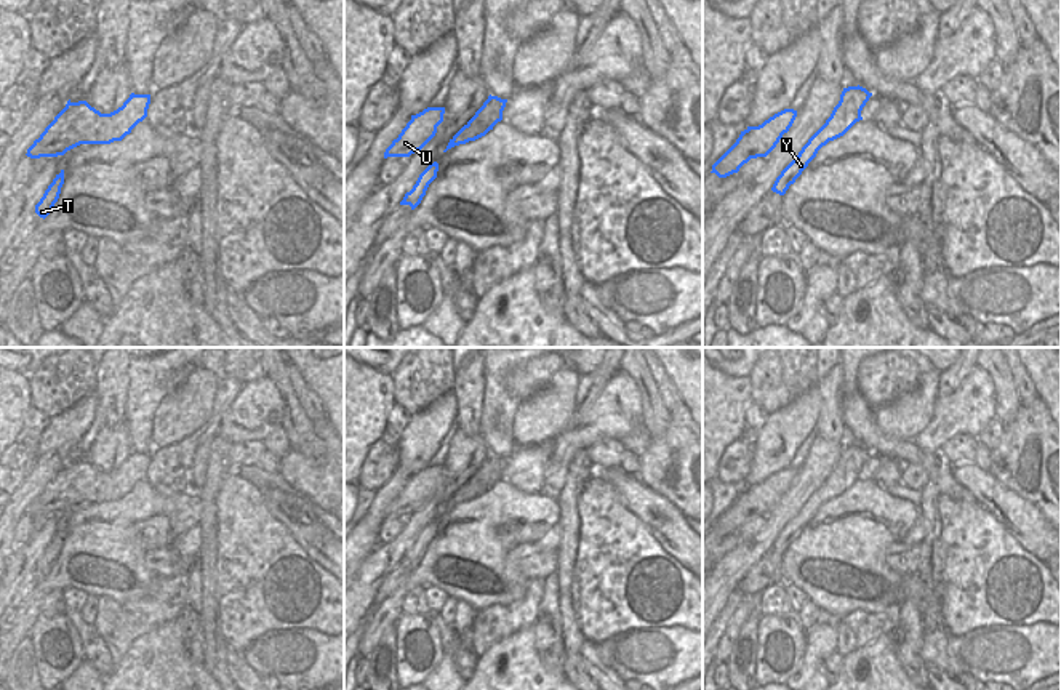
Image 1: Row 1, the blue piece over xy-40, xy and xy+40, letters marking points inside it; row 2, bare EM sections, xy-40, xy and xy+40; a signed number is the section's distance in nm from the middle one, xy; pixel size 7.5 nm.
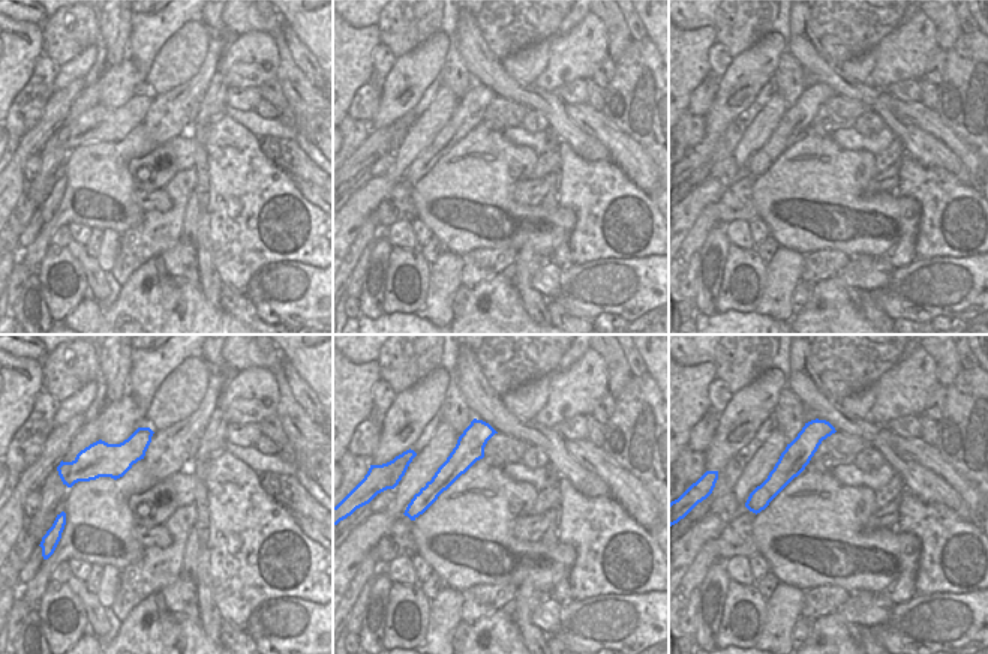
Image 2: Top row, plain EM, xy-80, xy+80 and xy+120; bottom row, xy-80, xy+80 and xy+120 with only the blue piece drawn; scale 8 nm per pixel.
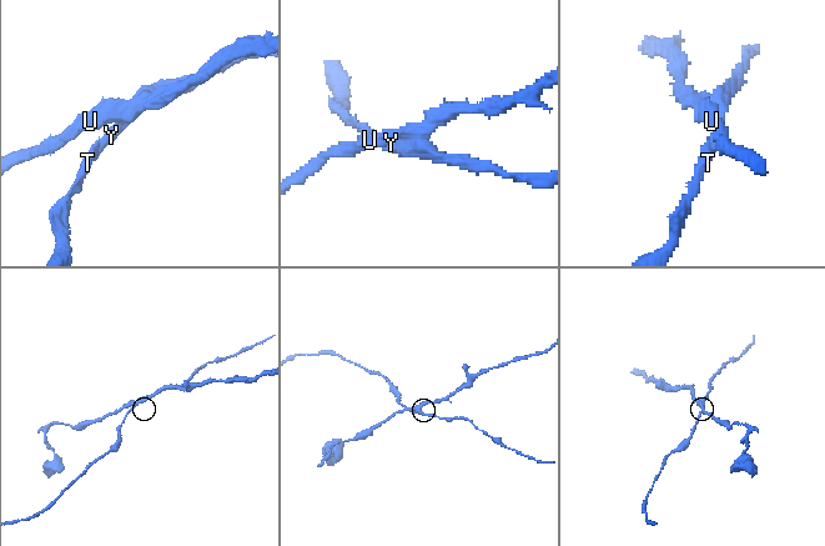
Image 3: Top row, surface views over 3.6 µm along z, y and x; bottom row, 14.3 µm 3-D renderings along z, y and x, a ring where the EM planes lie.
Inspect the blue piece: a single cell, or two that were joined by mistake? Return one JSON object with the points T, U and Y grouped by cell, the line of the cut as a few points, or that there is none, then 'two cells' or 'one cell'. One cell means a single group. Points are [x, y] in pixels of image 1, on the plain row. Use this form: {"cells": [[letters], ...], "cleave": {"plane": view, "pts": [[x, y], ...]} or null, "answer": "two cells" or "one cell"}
{"cells": [["T", "Y"], ["U"]], "cleave": {"plane": "xy", "pts": [[468, 481], [485, 484], [488, 489]]}, "answer": "two cells"}

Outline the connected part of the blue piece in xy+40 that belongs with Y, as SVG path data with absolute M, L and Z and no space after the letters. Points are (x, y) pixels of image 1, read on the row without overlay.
M863 445L843 447L839 463L826 482L808 498L799 514L781 530L771 549L784 554L791 543L802 533L818 509L829 499L843 495L856 480L863 479L861 469L872 451Z

